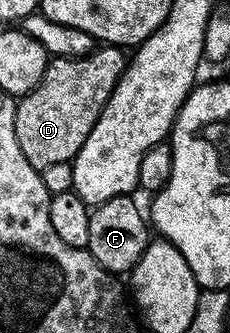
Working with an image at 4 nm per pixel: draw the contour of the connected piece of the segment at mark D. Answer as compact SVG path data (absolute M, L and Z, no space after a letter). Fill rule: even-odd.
M99 46L87 56L56 56L48 59L41 82L16 103L17 143L34 168L71 164L85 146L89 130L97 122L109 94L127 68L128 53L119 46Z

